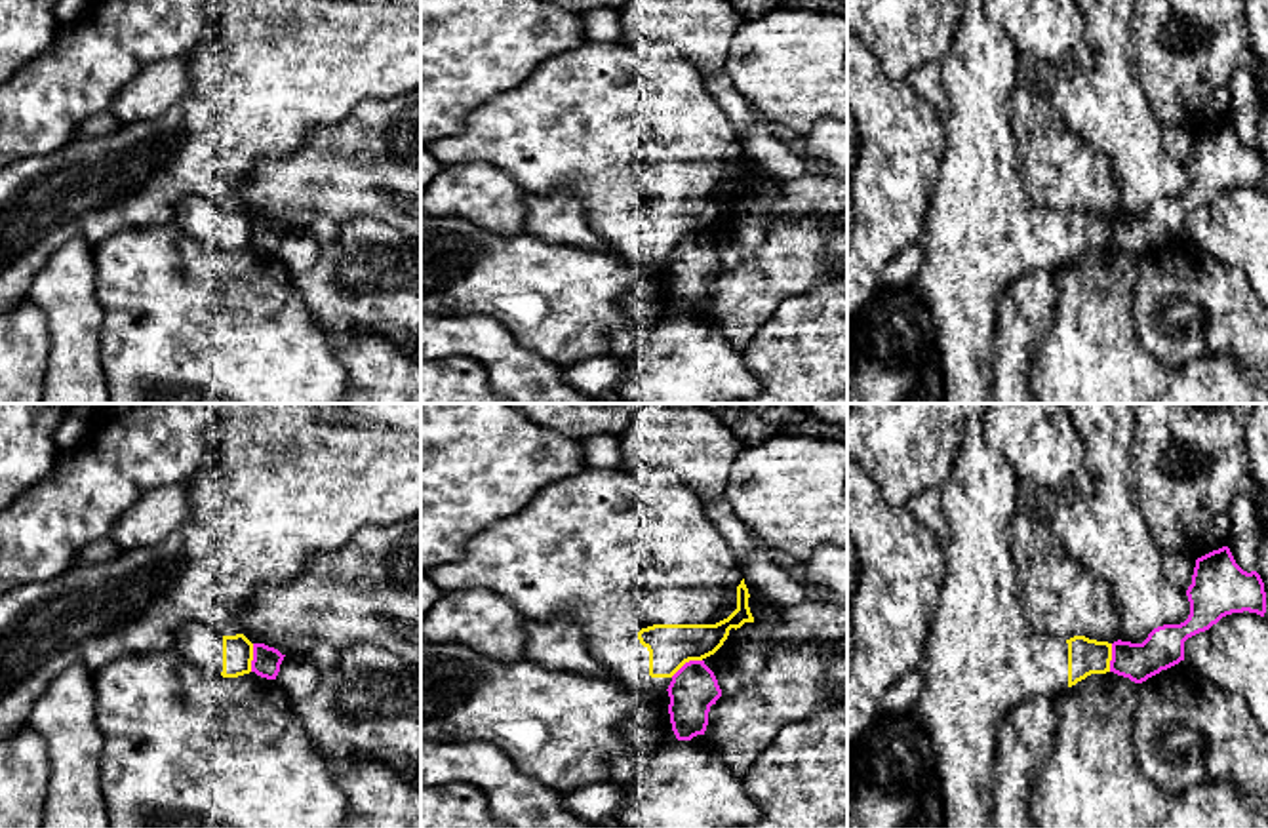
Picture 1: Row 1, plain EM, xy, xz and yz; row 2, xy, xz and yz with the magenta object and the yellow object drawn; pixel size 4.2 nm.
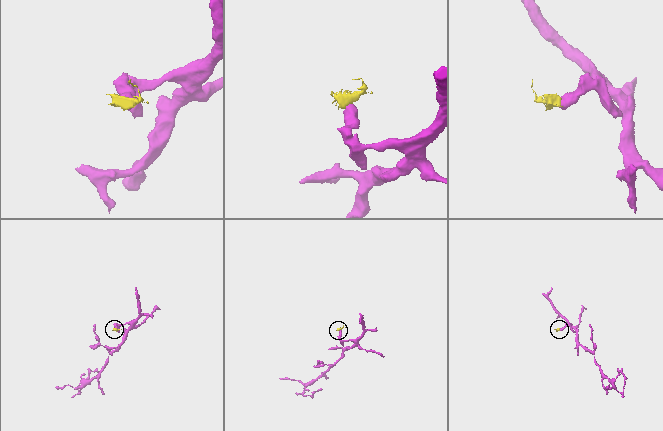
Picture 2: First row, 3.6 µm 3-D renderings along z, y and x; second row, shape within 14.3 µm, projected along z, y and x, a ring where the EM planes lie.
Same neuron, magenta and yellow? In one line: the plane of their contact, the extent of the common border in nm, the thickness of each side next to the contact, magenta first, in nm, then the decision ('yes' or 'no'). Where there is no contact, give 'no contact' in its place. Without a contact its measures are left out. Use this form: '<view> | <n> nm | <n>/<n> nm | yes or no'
xz | 150 nm | 200/190 nm | no

